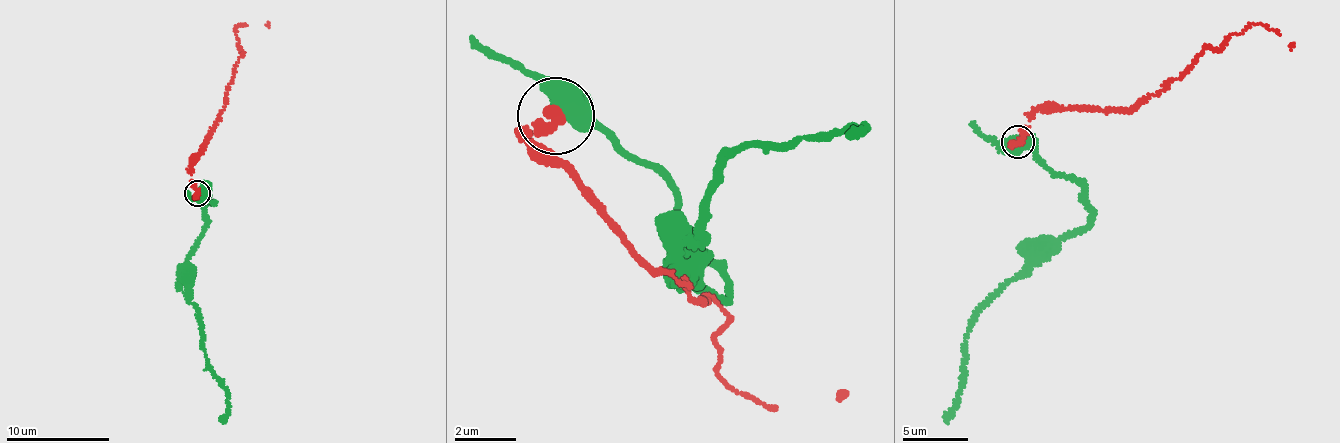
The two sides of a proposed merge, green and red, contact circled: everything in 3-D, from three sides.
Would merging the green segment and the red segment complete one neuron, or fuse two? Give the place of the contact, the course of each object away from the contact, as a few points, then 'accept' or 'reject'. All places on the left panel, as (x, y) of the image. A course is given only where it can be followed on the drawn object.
at (197, 193); green runs (198, 192), (213, 204), (187, 262), (189, 297), (208, 369), (226, 390), (223, 423); red runs (196, 192), (191, 165), (210, 138), (240, 57), (236, 26), (269, 22); accept

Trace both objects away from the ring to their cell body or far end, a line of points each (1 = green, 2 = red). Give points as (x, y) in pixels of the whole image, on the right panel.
1: (1019, 142), (1059, 176), (1072, 178), (1084, 189), (1090, 222), (1020, 272), (977, 314), (957, 409), (946, 422)
2: (1018, 141), (1037, 111), (1065, 108), (1124, 112), (1180, 76), (1204, 47), (1223, 44), (1257, 24), (1291, 43)

